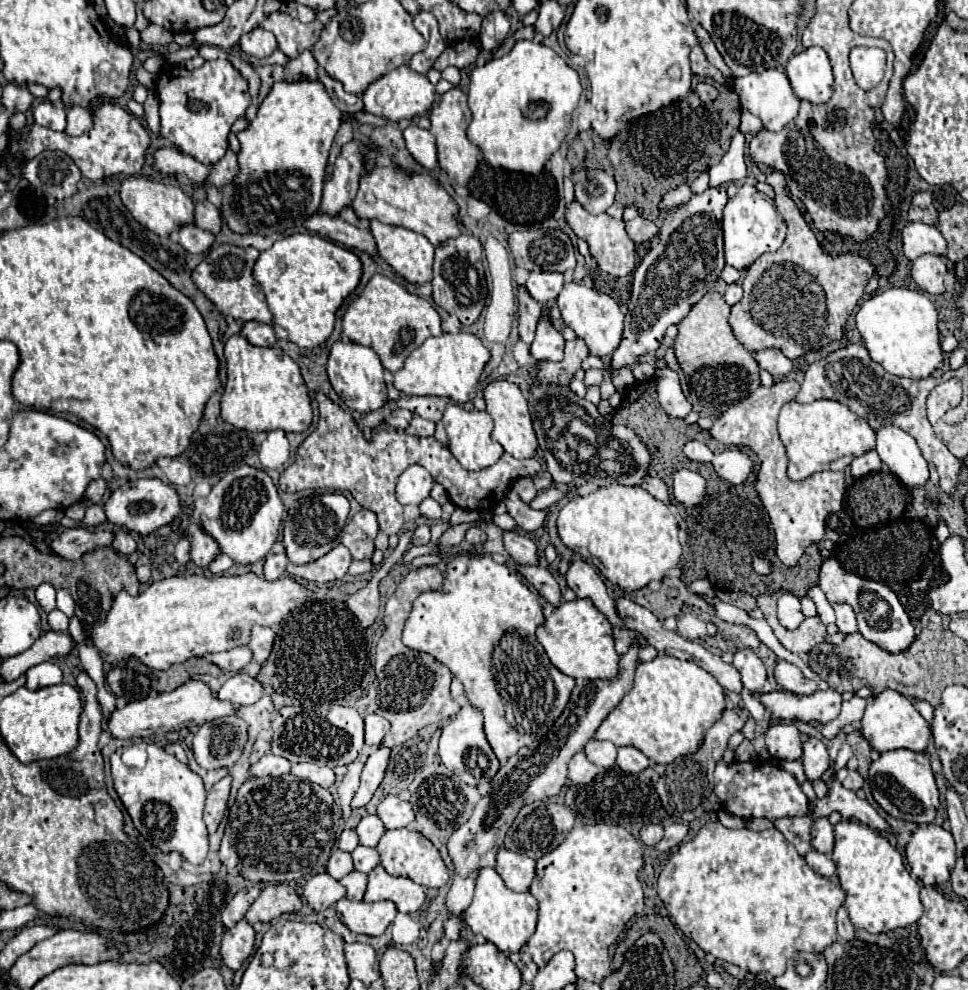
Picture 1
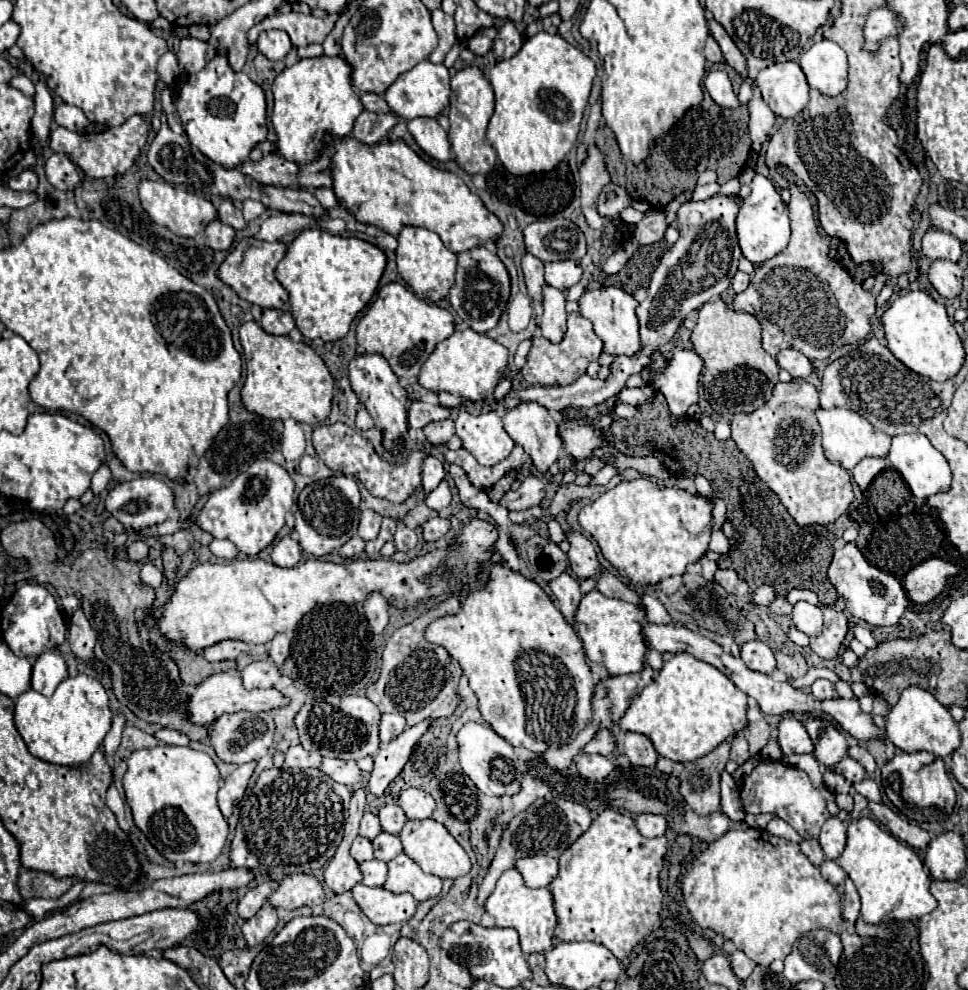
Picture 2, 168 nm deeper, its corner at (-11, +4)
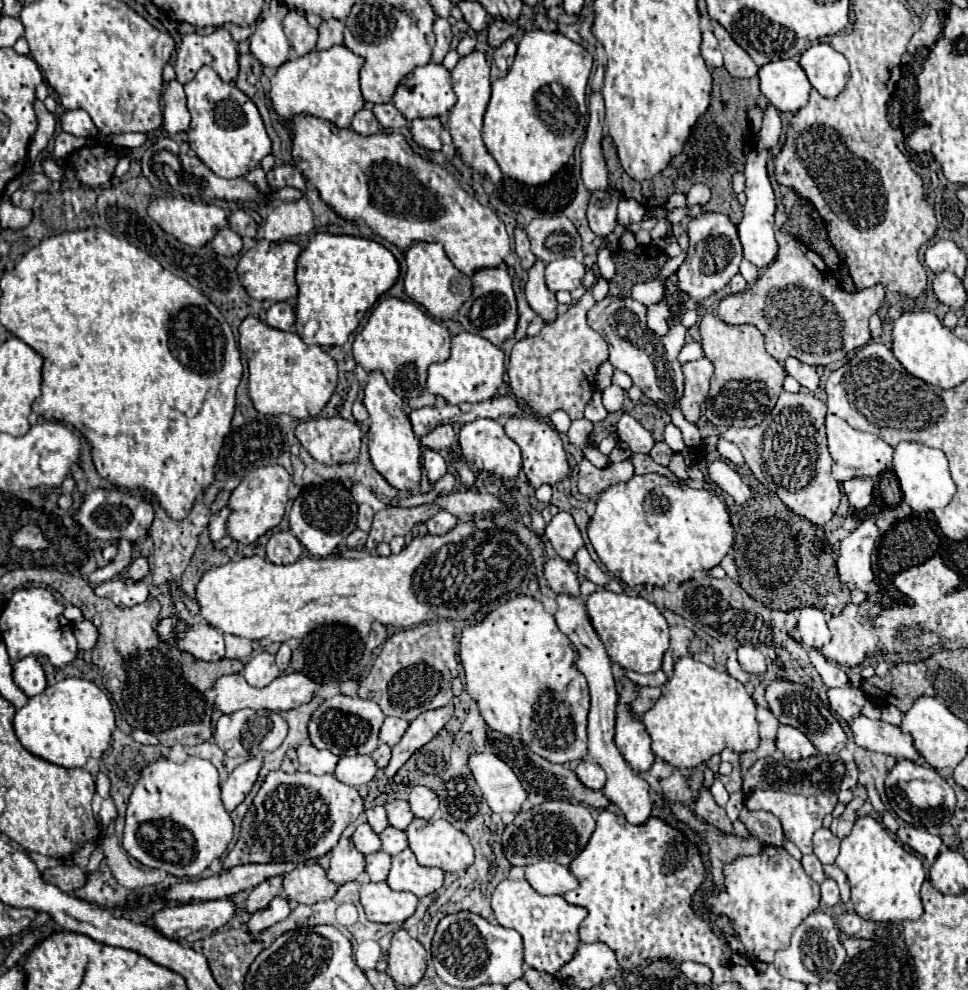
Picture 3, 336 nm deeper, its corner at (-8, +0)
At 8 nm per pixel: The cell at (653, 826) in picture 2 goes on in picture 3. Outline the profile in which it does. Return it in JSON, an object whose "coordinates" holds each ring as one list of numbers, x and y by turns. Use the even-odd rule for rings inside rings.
{"coordinates":[[558,594,558,612,556,612,556,624,558,628,572,640,576,650,580,652,580,658,576,662,578,670,586,676,588,686,590,686,590,714,588,714,588,752,590,758,600,764,606,770,606,786,604,794,616,804,626,820,634,826,646,824,648,818,652,816,652,800,648,794,648,784,640,778,638,772,632,770,632,766,624,760,624,756,618,752,614,744,614,732,616,732,616,704,618,704,618,694,614,686,614,676,612,676,612,664,610,658,606,656,606,650,602,648,602,642,598,640,598,634,594,632,590,618,586,616,584,602,578,596,570,594]]}

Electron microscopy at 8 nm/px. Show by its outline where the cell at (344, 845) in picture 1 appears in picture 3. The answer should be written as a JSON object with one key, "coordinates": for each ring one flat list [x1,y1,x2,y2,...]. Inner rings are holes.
{"coordinates":[[372,806,364,812,364,820,370,824,370,828,380,834,386,826,388,826,388,818,386,818,386,810,384,806]]}

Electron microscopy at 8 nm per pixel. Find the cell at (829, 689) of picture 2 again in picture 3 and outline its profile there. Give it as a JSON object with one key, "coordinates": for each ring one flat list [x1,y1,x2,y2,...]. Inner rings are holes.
{"coordinates":[[828,688,830,710,846,722,860,714,860,708,866,704,866,700,868,698,860,688]]}

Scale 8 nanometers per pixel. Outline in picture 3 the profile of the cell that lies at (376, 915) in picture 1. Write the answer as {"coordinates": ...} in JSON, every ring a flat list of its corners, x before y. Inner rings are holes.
{"coordinates":[[368,882,360,888,360,904,370,922,402,924,414,914,418,898,412,892,394,892,386,882]]}

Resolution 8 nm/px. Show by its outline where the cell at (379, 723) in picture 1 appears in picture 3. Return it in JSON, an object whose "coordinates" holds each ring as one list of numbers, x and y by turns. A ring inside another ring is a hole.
{"coordinates":[[386,718,382,728,380,728,380,742,388,744,388,746,394,746,402,738,406,728,408,728,406,720,402,720,402,718]]}

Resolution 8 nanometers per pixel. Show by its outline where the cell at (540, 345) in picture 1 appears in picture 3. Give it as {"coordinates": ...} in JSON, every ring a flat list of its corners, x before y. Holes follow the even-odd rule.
{"coordinates":[[540,260,528,272,526,298,528,298,530,308,544,320,544,324,552,324,558,318,558,312,556,312,558,300,546,288,546,282,544,282,544,264]]}

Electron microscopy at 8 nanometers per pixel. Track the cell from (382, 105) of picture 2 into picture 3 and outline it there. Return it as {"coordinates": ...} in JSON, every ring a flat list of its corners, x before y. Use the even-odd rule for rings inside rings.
{"coordinates":[[388,102,388,104,374,104,374,106,372,106,372,112,374,112,374,116,378,118,378,122,380,122,384,128,398,130,398,128,402,128,402,126,408,126,406,118,394,108,392,102]]}

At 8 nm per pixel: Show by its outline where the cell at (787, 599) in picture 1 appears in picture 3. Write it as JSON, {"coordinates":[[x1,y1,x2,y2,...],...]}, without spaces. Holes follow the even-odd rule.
{"coordinates":[[800,608,798,634,804,646,822,648,830,640,830,630,818,608]]}

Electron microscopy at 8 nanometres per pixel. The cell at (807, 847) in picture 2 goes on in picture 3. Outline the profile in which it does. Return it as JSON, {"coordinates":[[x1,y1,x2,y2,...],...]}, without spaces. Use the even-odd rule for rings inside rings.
{"coordinates":[[814,853,802,856,802,868,804,868,804,870,806,870,806,874,808,874,814,882,818,882,818,884,826,878,824,868,822,868,820,860,816,858]]}

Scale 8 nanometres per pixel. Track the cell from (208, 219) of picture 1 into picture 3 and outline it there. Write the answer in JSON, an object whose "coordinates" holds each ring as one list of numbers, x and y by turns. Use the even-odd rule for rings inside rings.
{"coordinates":[[234,210,232,214,228,214,228,226,244,240,252,240,256,236,256,222,244,210]]}

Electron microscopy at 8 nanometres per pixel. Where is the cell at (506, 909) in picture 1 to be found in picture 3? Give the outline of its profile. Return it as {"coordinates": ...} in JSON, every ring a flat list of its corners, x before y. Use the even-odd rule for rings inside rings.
{"coordinates":[[502,880,492,894,492,910,500,926,518,930,524,940,524,962,540,972,556,974,580,944,576,934,578,924,586,918,586,910,568,904,562,896,538,894,526,880]]}

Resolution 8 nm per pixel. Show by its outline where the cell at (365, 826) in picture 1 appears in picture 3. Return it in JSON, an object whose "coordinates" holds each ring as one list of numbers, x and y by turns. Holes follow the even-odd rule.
{"coordinates":[[392,800,384,808,386,808,386,814,388,814,390,826,394,826,398,830,406,830,408,824,412,822,412,818,414,818,412,812,410,812,410,806,404,800]]}

